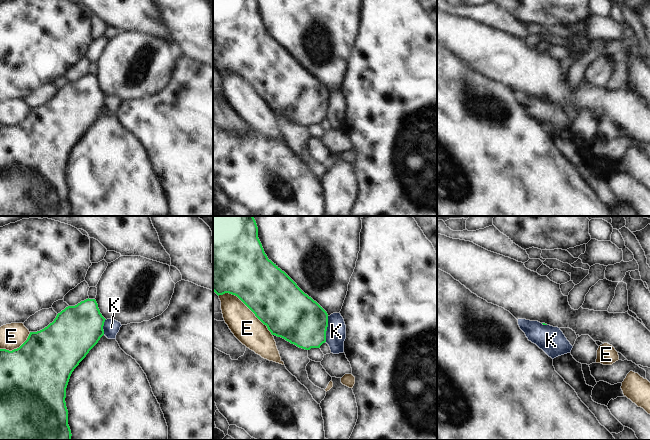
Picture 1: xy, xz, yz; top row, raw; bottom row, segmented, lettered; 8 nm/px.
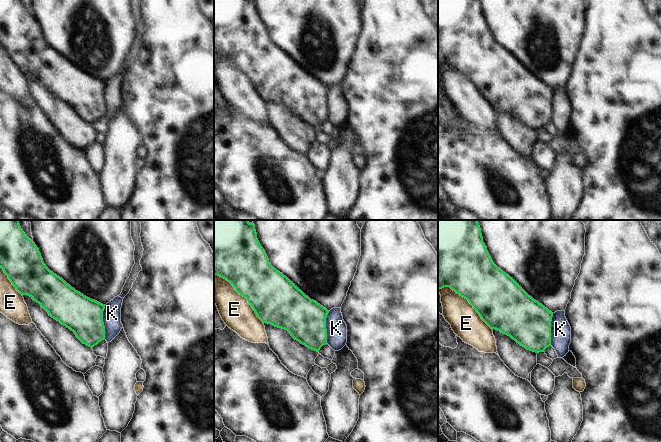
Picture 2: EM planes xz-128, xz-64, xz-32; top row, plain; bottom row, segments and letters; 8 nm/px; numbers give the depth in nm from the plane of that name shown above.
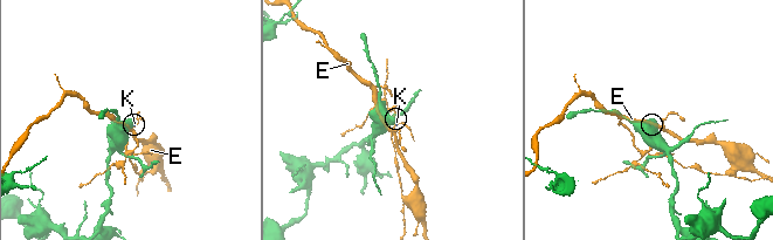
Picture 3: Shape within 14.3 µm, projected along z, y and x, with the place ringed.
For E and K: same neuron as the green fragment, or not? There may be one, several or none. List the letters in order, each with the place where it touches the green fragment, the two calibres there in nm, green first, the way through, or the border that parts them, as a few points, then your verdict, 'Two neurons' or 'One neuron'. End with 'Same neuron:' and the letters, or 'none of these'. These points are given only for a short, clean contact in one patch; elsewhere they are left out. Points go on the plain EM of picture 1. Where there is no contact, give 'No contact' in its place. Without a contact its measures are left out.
E: Touches green at xz (247, 82). Thickness 420 nm (green) against 240 nm. Two neurons
K: Touches green at xz (326, 105). Thickness 400 nm (green) against 160 nm. Boundary: xz (328, 92), (325, 117). Two neurons
Same neuron: none of these.

